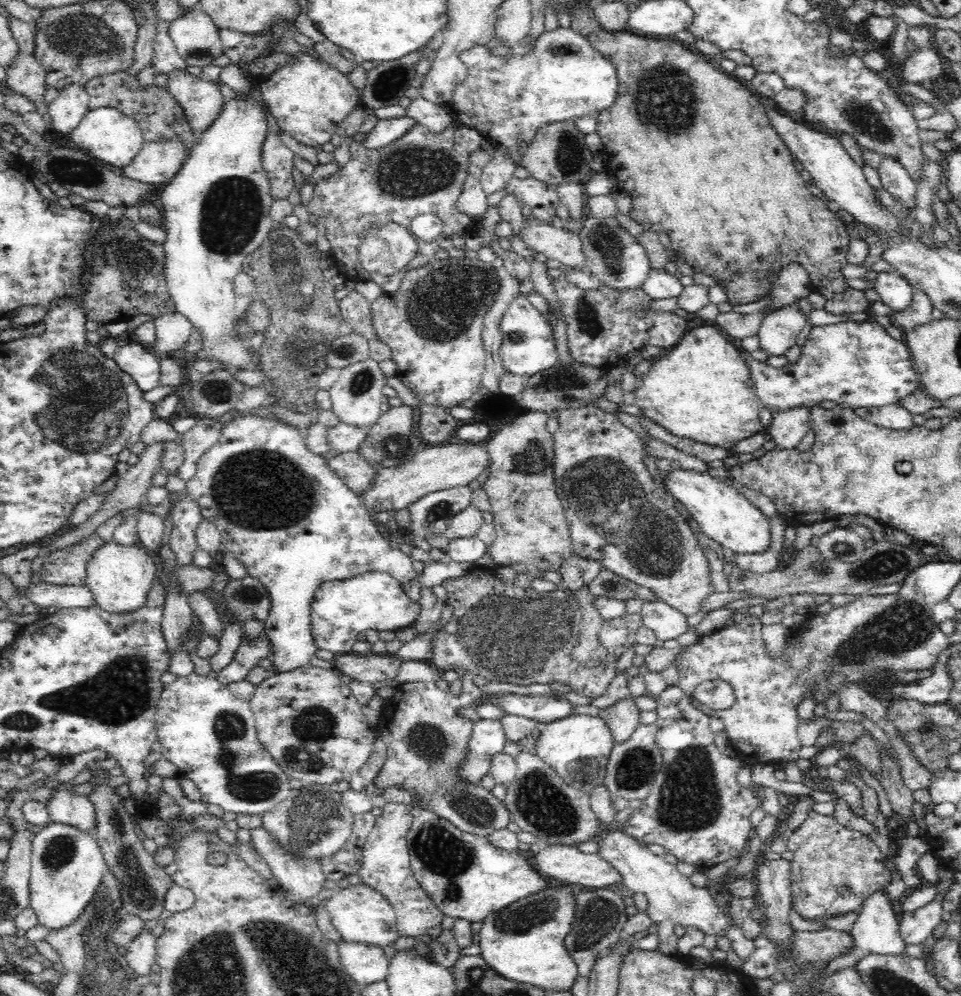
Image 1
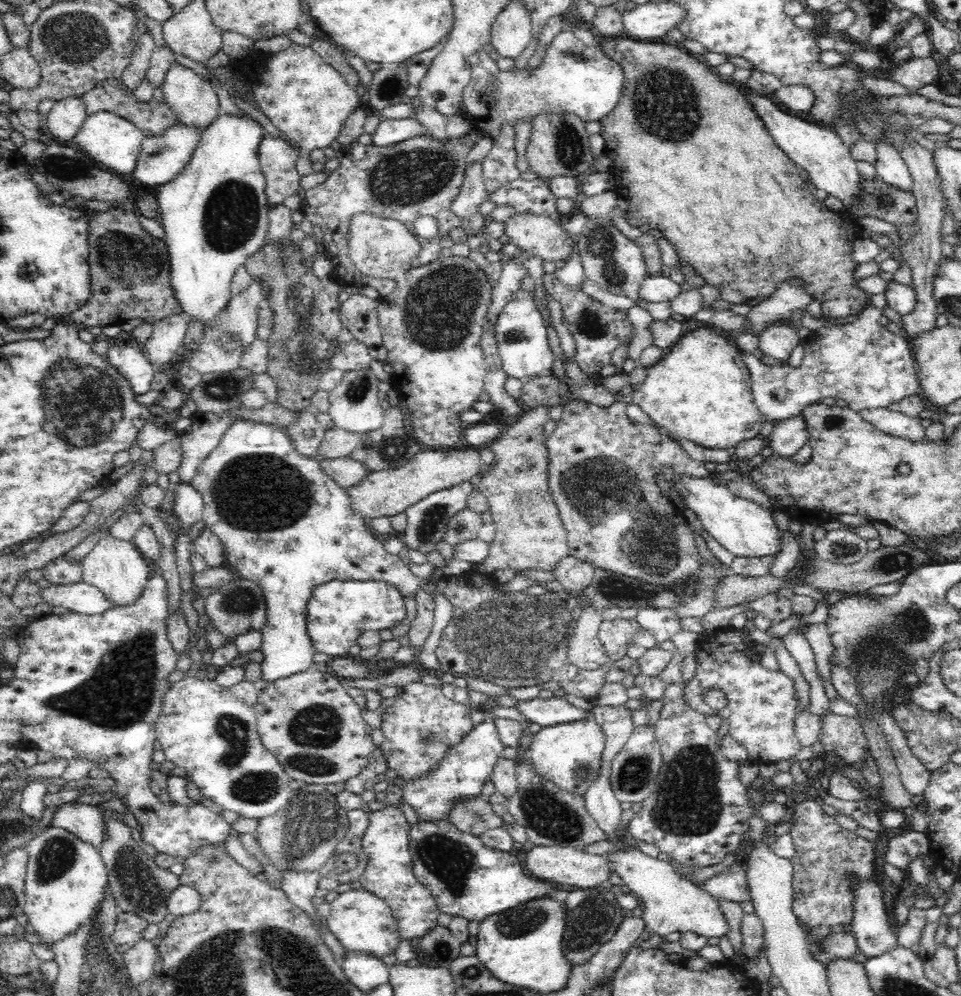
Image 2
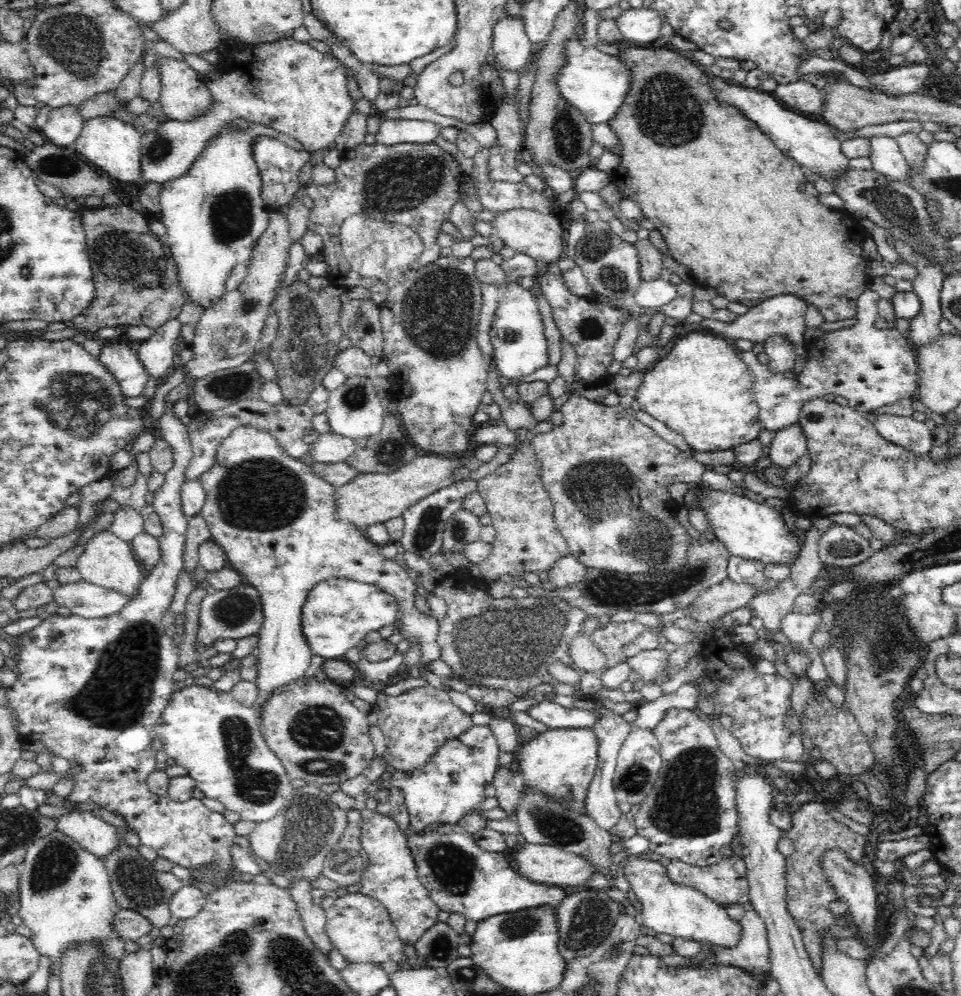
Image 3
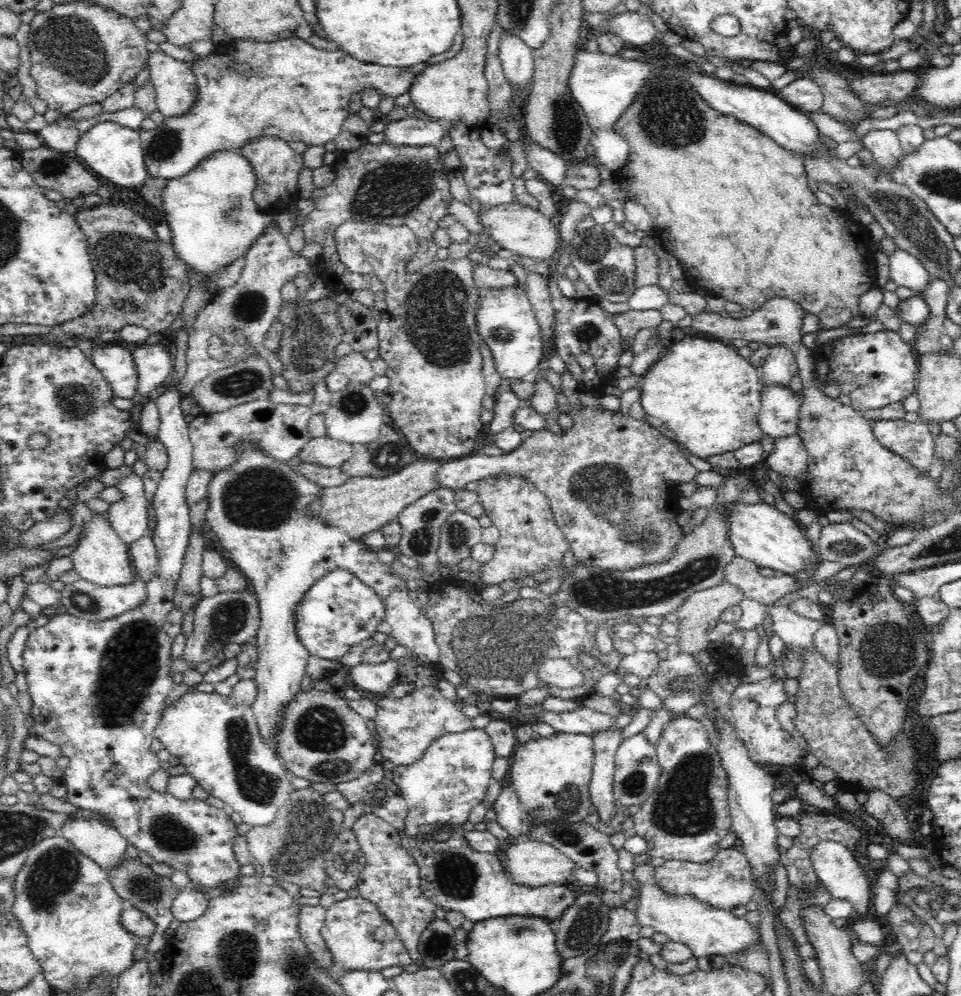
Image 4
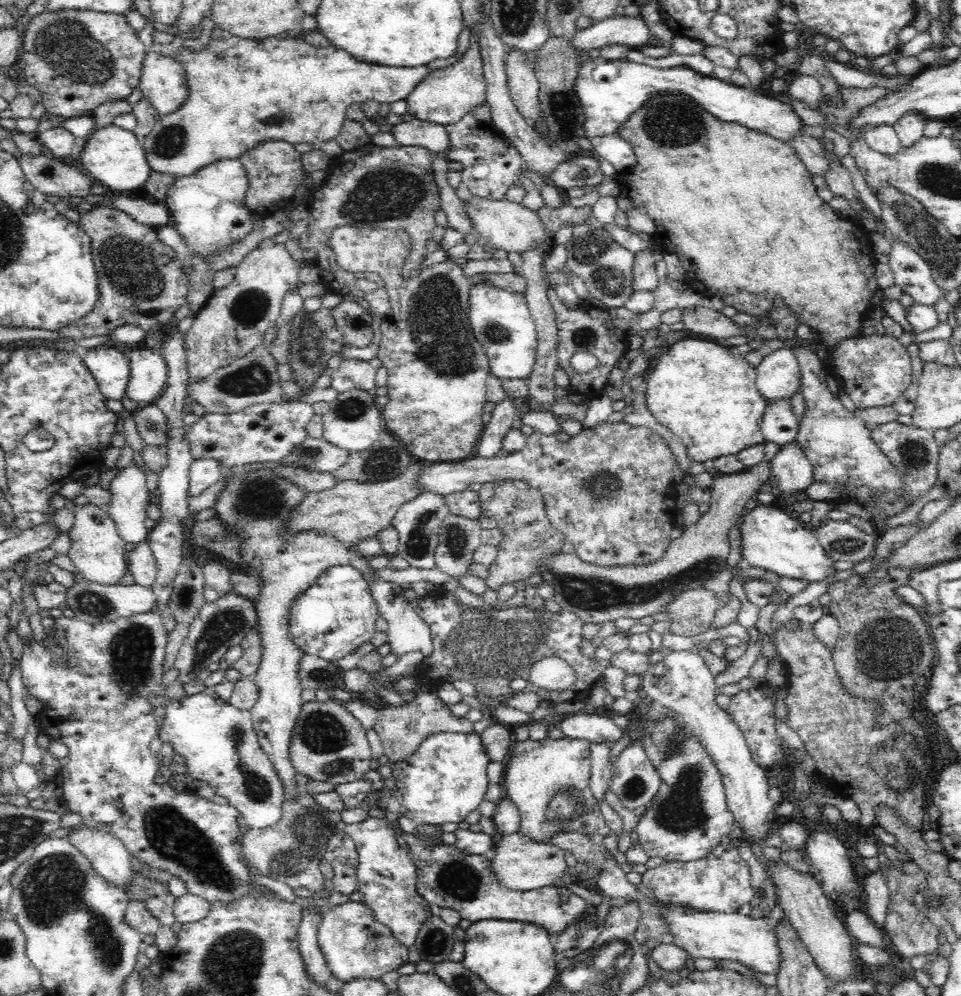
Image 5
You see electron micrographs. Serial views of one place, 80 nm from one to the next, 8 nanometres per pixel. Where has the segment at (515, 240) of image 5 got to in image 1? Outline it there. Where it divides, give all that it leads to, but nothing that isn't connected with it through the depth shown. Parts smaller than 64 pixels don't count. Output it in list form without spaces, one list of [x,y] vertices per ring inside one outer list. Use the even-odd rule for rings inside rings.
[[[537,219],[526,222],[522,238],[532,251],[546,254],[548,260],[557,260],[570,269],[586,271],[586,259],[579,233],[556,228],[546,224],[545,220]]]

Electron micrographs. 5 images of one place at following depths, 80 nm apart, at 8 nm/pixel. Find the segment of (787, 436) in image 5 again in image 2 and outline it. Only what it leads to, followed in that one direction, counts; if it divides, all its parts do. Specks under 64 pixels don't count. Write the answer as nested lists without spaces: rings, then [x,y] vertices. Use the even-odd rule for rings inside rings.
[[[866,294],[866,306],[858,312],[855,321],[839,325],[826,325],[813,332],[804,344],[803,361],[798,367],[789,364],[770,366],[750,353],[742,354],[747,370],[752,376],[751,389],[755,404],[760,408],[766,420],[780,422],[801,414],[808,406],[822,400],[835,398],[845,400],[855,412],[887,408],[890,404],[901,402],[910,395],[921,394],[920,381],[917,377],[916,362],[909,338],[904,334],[894,334],[878,320],[883,311],[870,303],[870,294]]]

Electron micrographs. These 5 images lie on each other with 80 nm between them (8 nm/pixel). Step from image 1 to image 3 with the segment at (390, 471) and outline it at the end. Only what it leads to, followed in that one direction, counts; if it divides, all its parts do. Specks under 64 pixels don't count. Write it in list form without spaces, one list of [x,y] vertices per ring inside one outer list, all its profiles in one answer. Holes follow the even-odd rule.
[[[415,454],[413,460],[402,464],[400,470],[393,470],[392,473],[359,474],[356,478],[351,479],[350,482],[344,484],[344,486],[338,486],[336,490],[331,492],[331,494],[333,494],[333,502],[335,502],[335,518],[347,524],[352,524],[353,528],[358,529],[359,532],[365,532],[366,528],[372,526],[372,524],[388,522],[392,520],[392,518],[402,515],[409,506],[416,504],[416,502],[426,498],[429,494],[452,485],[452,482],[454,482],[454,479],[452,479],[452,472],[454,472],[456,468],[464,466],[464,463],[462,463],[464,457],[471,456],[472,454],[463,455],[462,458],[440,458],[435,454]]]

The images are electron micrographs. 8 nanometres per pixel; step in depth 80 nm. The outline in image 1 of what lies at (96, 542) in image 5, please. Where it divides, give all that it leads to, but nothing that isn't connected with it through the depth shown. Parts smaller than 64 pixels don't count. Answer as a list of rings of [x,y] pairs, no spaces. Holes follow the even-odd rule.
[[[114,542],[100,543],[86,564],[86,585],[92,591],[96,605],[104,611],[122,615],[142,607],[151,583],[159,578],[159,566],[156,557],[140,546],[126,546]]]

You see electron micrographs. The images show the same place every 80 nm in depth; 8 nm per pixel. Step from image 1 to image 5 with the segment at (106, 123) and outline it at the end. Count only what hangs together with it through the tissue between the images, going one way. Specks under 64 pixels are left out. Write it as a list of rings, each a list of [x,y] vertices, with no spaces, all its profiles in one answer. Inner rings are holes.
[[[108,124],[96,130],[86,142],[84,152],[80,156],[80,168],[94,182],[103,185],[106,190],[126,193],[141,189],[152,172],[143,148],[144,146],[140,144],[133,132],[122,130],[114,124]]]

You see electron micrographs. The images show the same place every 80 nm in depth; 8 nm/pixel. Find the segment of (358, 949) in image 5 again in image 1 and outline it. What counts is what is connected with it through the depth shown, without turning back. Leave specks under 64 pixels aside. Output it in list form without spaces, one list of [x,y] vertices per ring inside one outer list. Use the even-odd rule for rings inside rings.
[[[363,882],[348,888],[335,889],[332,898],[327,900],[327,910],[331,922],[347,944],[366,944],[384,948],[400,936],[394,907],[378,890],[366,886]]]

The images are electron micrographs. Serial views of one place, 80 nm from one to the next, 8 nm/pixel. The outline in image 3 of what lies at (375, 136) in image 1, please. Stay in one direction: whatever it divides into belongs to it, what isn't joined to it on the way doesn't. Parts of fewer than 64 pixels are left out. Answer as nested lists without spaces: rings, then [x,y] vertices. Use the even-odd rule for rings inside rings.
[[[384,119],[376,135],[379,144],[397,146],[398,144],[432,144],[443,128],[440,124],[411,119]]]

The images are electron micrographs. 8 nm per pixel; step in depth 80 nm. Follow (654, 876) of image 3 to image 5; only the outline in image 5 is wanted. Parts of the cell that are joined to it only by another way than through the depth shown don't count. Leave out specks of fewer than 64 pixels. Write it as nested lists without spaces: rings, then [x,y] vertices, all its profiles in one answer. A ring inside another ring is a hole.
[[[659,904],[661,915],[668,922],[670,942],[682,947],[689,958],[711,958],[715,960],[737,960],[754,972],[778,974],[782,965],[782,950],[778,926],[784,920],[782,908],[776,906],[771,910],[769,919],[752,918],[738,912],[704,913],[690,908],[665,908]]]

